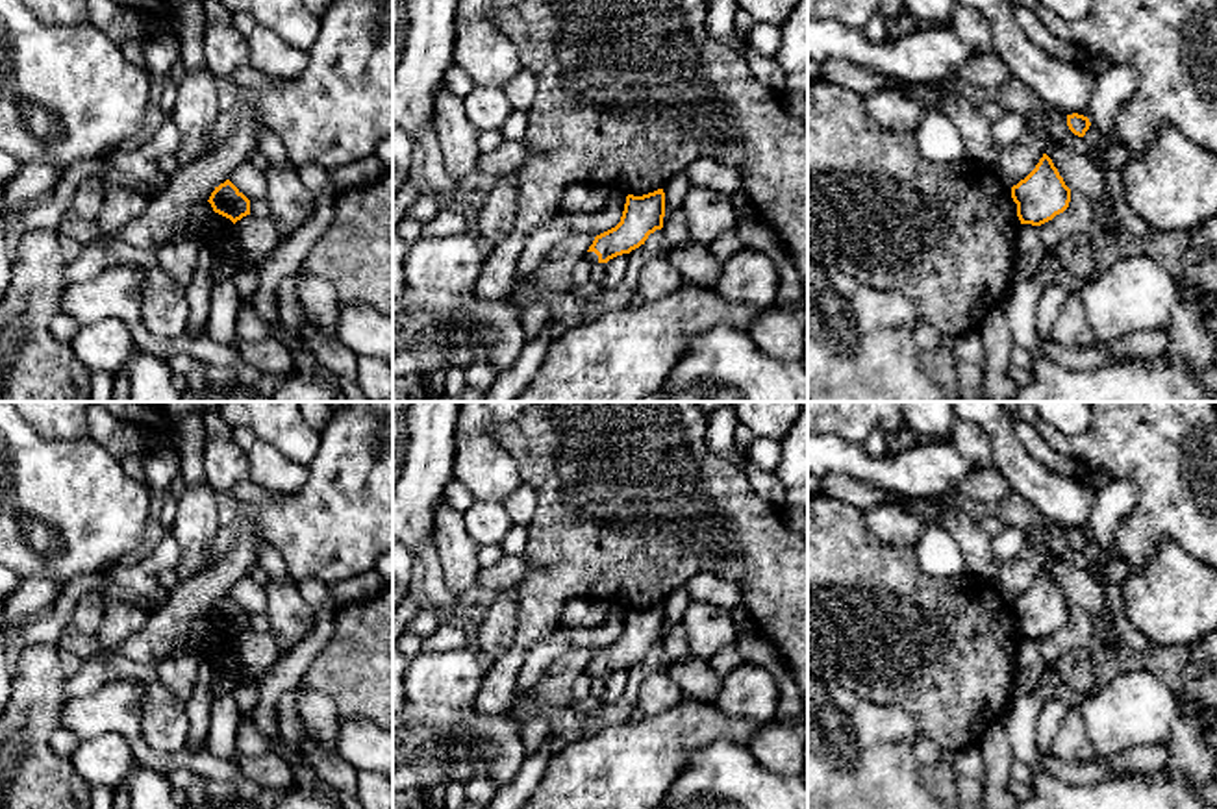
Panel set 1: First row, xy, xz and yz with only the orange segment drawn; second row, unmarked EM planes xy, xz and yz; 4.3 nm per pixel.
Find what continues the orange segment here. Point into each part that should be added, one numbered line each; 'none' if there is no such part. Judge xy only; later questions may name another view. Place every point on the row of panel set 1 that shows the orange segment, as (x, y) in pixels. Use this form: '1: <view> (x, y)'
none

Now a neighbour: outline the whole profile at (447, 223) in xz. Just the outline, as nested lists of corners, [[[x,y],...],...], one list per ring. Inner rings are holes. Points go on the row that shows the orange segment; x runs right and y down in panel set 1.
[[[445,207],[422,228],[422,237],[450,237],[469,231],[469,220],[458,207]]]

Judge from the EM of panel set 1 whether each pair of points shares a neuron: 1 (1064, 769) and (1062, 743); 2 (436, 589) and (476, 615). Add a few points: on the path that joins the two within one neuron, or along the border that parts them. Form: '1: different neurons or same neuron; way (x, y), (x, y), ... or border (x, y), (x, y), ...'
1: different neurons; border (1049, 754), (1060, 759), (1095, 758)
2: same neuron; way (445, 598), (460, 613), (467, 613)

